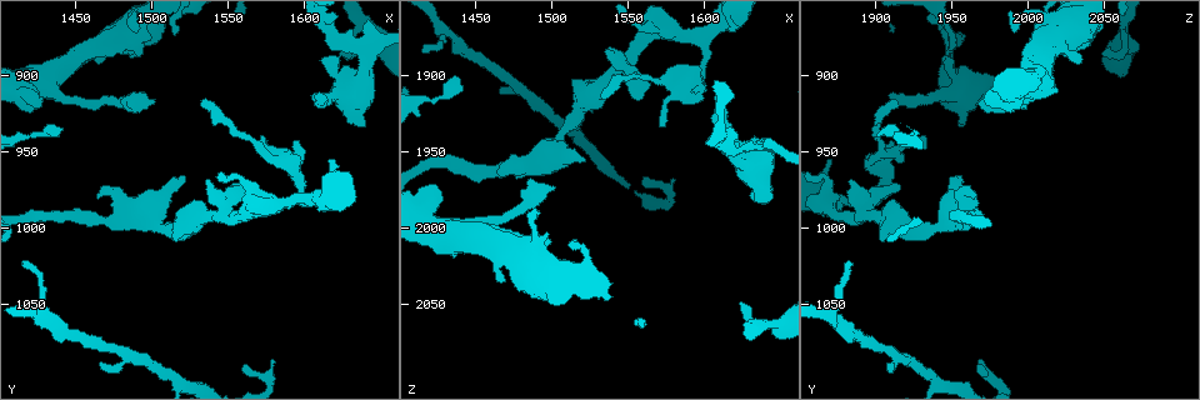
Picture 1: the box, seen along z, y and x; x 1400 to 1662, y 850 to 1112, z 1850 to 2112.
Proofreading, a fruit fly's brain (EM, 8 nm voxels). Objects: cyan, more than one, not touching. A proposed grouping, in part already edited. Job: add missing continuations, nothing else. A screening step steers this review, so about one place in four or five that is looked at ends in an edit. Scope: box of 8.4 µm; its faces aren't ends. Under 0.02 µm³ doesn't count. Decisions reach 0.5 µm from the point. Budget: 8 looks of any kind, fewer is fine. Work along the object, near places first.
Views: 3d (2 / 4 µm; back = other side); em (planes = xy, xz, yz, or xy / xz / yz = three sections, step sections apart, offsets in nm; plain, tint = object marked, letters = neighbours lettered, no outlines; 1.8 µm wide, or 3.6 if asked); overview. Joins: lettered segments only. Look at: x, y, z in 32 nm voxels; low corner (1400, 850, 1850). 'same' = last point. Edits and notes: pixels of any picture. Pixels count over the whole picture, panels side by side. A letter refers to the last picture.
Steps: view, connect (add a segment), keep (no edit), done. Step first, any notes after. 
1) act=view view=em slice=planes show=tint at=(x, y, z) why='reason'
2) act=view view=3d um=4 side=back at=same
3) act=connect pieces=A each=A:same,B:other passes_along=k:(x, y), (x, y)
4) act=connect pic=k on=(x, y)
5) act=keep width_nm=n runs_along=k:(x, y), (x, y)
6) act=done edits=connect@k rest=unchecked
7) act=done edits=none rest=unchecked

act=view view=3d um=4 at=(1534, 918, 1914)

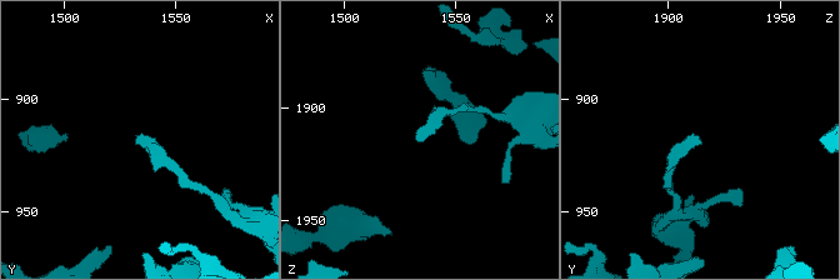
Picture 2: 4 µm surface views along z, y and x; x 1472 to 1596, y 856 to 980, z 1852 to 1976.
act=view view=em slice=planes show=tint at=(1532, 920, 1914) why='now the EM'

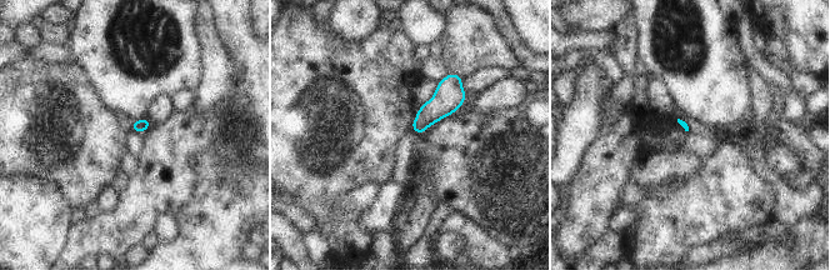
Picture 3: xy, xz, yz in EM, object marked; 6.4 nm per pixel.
act=view view=em slice=planes show=letters at=same

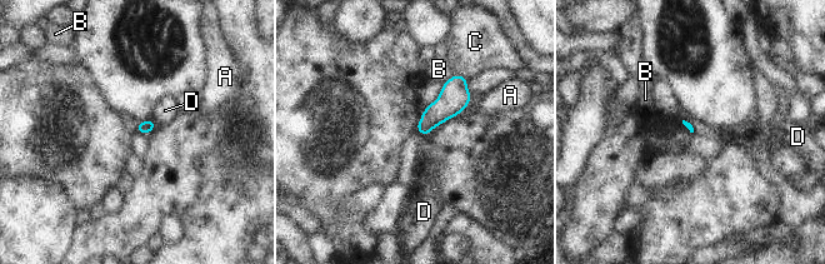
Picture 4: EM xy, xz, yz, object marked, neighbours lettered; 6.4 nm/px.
act=keep each=A:other,B:other,C:other,D:other border=4:(150, 119), (156, 126) found='none of them fits'

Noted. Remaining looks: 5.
act=view view=3d um=4 at=(1608, 910, 1912) why='branch stops here'

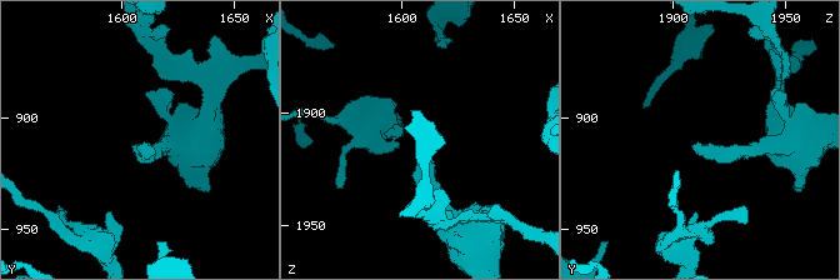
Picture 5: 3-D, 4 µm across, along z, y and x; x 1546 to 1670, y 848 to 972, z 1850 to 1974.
act=view view=em slice=yz step=8 show=letters at=(1609, 911, 1912)

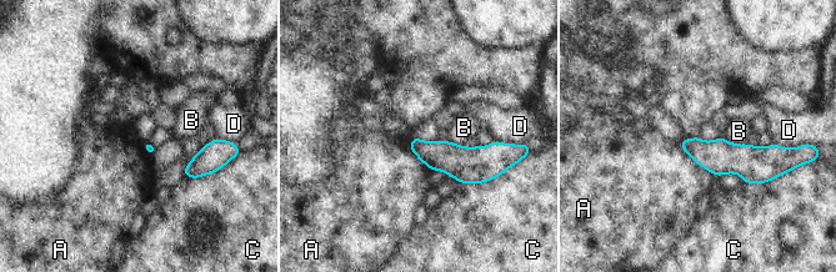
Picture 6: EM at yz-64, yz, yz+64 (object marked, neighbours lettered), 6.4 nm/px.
act=view view=em slice=xy step=4 show=letters at=same

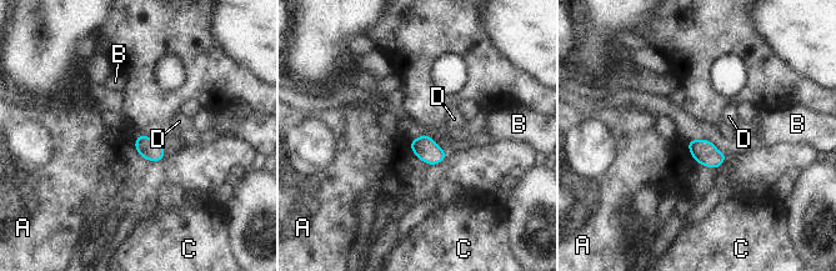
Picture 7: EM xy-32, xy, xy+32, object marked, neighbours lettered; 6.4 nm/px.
act=keep longest_contact=A:240nm each=A:other,B:other,C:other,D:other found='no lettered segment goes on from it'

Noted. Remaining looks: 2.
act=view view=em slice=planes show=letters at=(1500, 916, 1974) why='an open end'

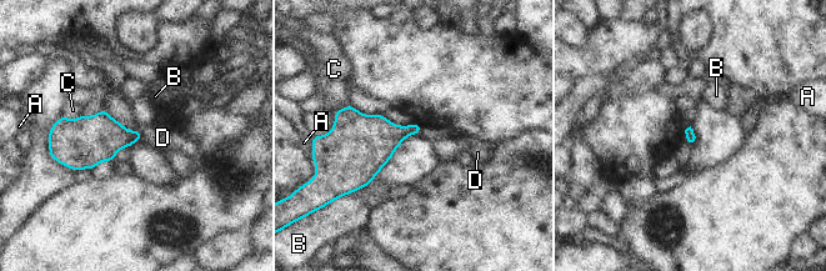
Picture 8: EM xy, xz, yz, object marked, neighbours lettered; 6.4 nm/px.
act=connect pieces=D each=A:other,B:other,C:other,D:same passes_along=8:(101, 137), (140, 135), (163, 137) found='the neuron continues'

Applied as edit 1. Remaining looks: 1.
act=done edits=connect@8 rest=unchecked

